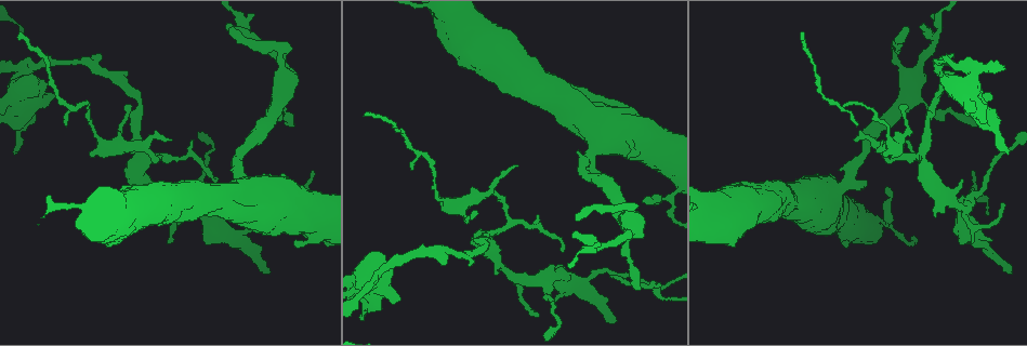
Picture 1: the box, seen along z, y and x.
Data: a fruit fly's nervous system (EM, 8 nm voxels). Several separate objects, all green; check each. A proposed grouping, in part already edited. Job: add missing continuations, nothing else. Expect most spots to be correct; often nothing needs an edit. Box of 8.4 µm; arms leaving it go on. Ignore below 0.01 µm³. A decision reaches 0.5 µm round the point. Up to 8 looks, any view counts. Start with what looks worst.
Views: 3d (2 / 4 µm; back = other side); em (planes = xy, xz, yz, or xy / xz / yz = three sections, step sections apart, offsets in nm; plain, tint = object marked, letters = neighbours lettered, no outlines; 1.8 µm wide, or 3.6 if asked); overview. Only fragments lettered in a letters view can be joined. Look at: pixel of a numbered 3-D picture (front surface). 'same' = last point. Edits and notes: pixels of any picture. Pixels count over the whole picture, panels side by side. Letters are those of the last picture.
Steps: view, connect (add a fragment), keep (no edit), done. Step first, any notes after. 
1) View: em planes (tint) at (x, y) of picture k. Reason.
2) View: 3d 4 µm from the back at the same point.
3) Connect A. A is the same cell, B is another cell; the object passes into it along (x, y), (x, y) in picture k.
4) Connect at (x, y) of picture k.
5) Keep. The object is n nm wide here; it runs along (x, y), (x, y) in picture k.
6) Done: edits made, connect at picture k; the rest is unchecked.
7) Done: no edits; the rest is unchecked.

View: em 3.6 µm planes (letters) at (381, 287) of picture 1. Four or more arms meet.

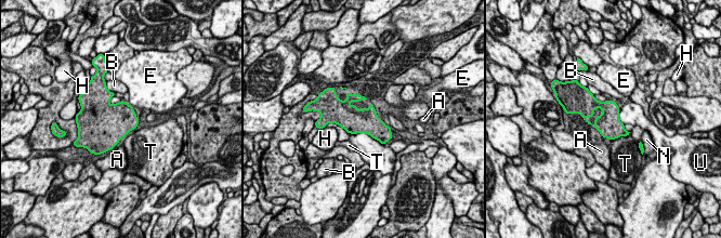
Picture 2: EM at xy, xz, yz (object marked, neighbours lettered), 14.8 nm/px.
Keep. The object is 380 nm wide here; A, B, E, H, N, T and U are other cells; a border runs along (350, 133), (367, 133), (384, 145) in picture 2; no lettered fragment goes on from it.

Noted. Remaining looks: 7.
View: 3d 4 µm at (1010, 273) of picture 1. Branch stops here.

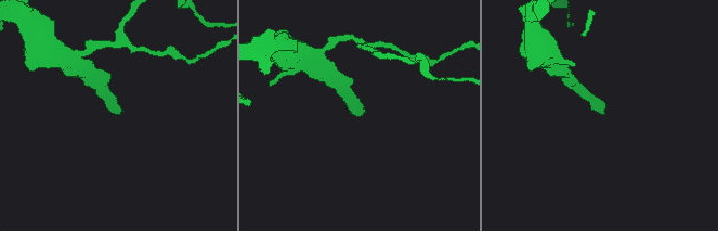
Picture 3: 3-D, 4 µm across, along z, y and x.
View: em yz step 4 (letters) at (602, 114) of picture 3.

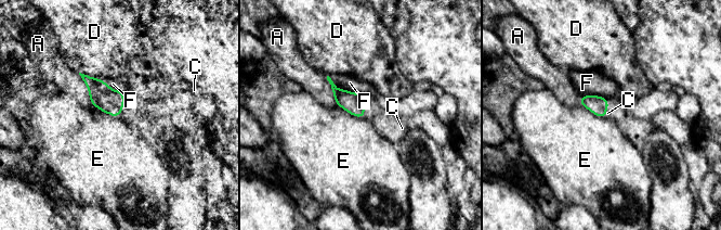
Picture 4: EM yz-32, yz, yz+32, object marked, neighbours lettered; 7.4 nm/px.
View: em planes (letters) at the same point.

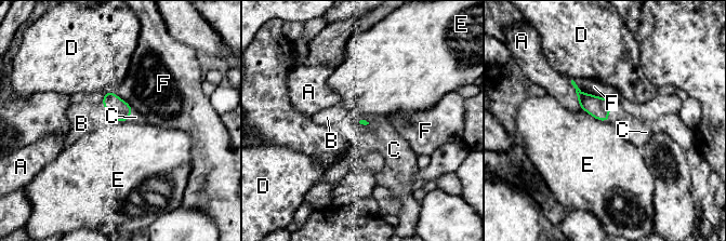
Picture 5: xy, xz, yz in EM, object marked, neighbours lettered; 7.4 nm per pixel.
Connect C. The longest contact is with F, 340 nm; C is the same cell, A, B, D, E and F are other cells; the object passes into it along (120, 110), (130, 115), (135, 117) in picture 5; the neuron continues.

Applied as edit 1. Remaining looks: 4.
View: overview.

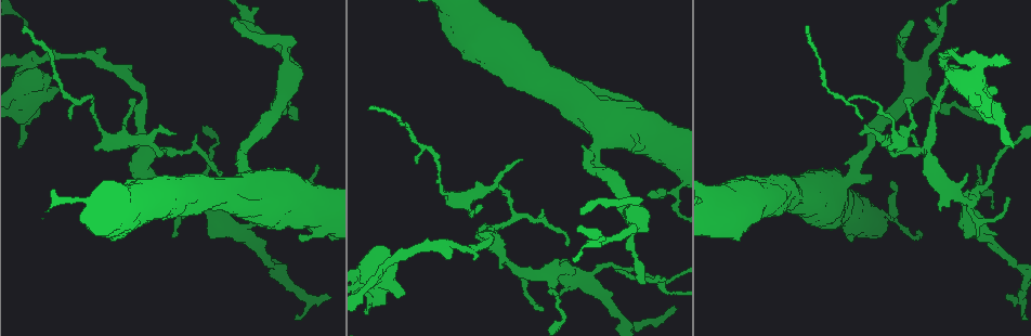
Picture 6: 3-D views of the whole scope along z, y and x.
View: em planes (plain) at (996, 233) of picture 6. Free end.

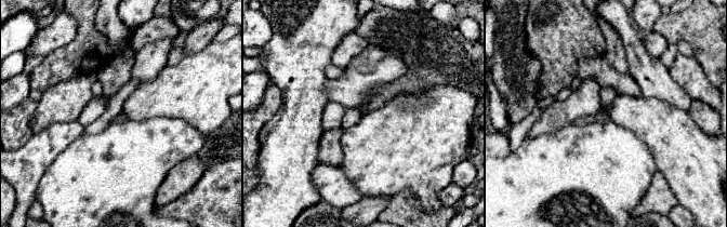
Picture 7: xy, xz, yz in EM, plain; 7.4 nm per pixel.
View: em planes (letters) at the same point. What lies round it.

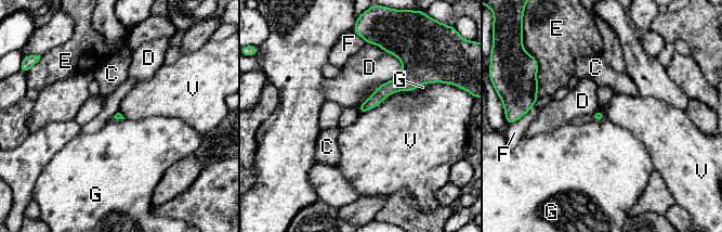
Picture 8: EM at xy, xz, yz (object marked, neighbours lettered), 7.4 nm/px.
Keep. C, D, E, F, G and V are other cells; a border runs along (416, 89), (395, 91), (360, 114) in picture 8; no lettered fragment goes on from it.

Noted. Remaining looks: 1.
Done: edits made, connect at picture 5; the rest is unchecked.

